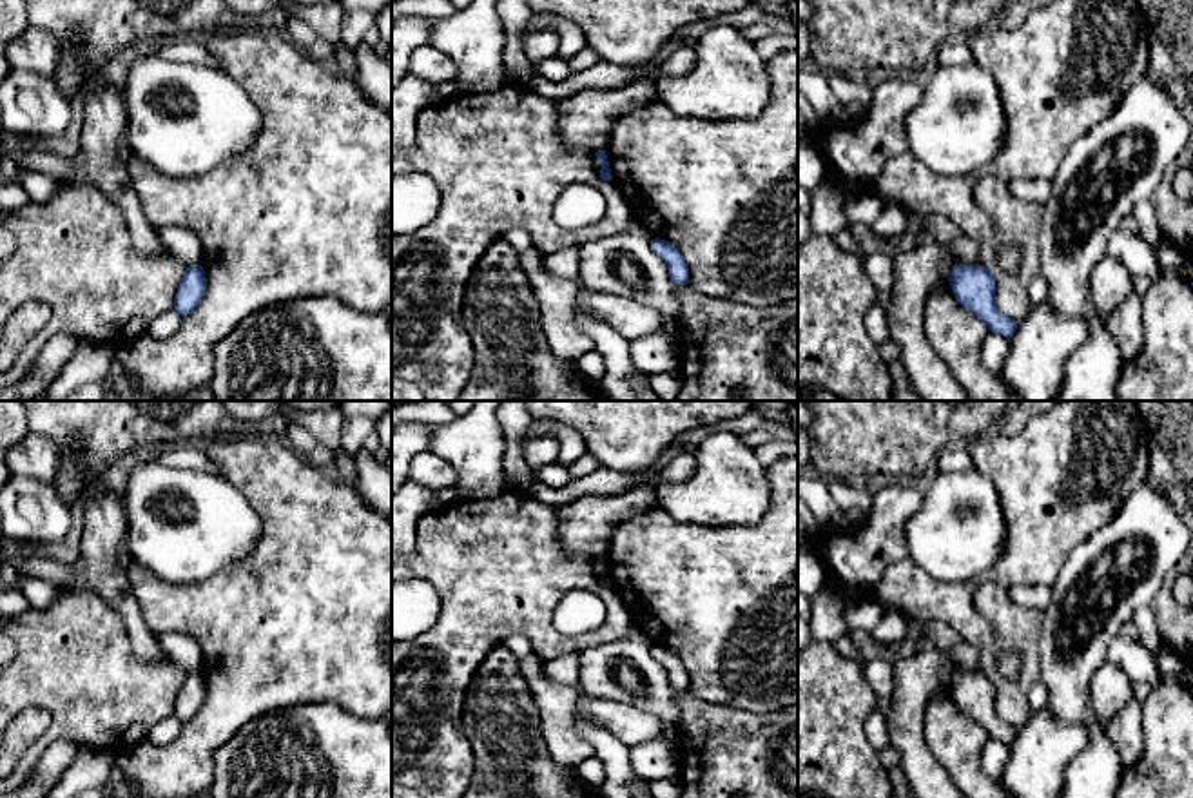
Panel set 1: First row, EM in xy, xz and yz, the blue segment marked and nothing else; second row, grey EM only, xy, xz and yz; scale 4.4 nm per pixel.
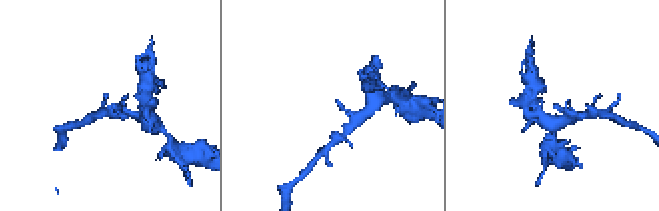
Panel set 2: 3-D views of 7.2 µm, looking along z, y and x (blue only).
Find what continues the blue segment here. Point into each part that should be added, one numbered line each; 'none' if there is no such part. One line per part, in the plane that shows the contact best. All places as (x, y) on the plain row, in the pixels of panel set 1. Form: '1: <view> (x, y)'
none

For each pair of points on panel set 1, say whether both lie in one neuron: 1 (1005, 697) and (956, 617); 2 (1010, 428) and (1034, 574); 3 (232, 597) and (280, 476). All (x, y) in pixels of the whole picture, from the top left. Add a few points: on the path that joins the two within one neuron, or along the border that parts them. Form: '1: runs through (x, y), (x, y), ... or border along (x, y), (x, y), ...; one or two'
1: border along (974, 606), (992, 630), (992, 639), (979, 650); two
2: border along (1032, 419), (1018, 434), (1003, 436), (998, 432); two
3: runs through (269, 584), (287, 566), (287, 512); one

